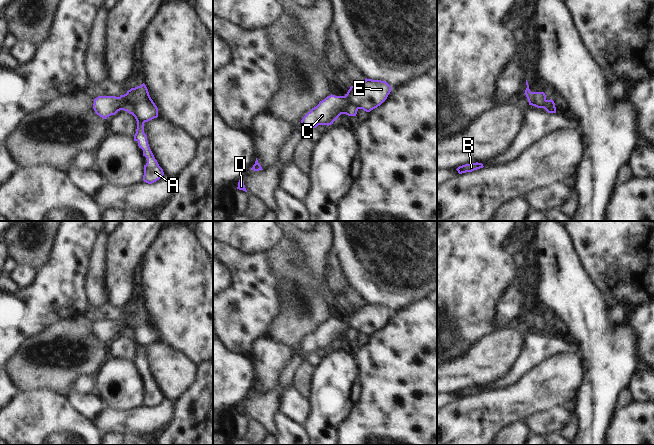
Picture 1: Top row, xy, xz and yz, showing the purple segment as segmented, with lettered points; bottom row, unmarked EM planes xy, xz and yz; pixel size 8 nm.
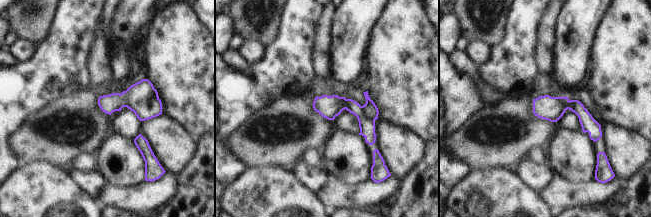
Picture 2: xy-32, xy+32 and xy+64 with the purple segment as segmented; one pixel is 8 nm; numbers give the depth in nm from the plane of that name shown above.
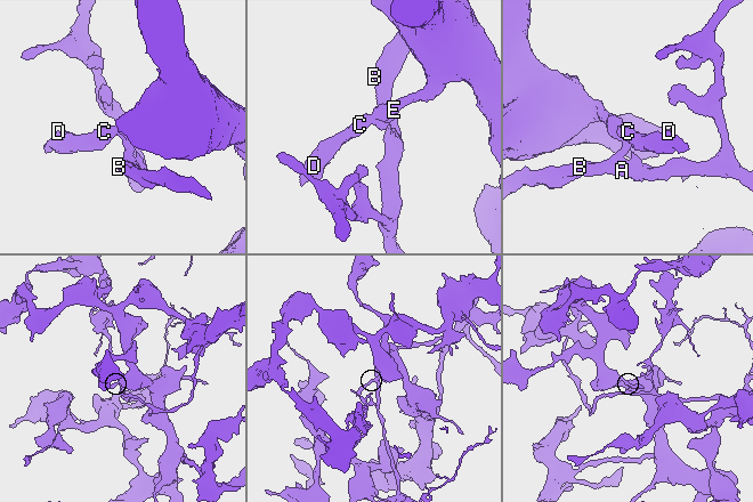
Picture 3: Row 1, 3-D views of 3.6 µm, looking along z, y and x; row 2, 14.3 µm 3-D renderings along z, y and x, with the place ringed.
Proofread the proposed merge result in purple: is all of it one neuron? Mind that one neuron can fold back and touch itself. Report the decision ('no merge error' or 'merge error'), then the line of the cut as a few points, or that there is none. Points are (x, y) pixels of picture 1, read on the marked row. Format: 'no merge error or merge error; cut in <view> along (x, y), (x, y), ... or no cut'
merge error; cut in xy along (123, 102), (130, 108), (133, 114)

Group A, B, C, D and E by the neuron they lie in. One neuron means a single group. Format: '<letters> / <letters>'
A B / C D E

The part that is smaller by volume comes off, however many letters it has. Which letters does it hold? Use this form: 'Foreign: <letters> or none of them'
Foreign: A, B

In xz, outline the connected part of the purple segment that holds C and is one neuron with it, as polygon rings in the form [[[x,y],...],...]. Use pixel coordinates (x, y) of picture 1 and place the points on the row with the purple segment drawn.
[[[366,78],[361,84],[351,86],[344,96],[327,96],[301,120],[302,135],[318,125],[333,124],[347,104],[370,112],[387,99],[391,89],[385,81]]]

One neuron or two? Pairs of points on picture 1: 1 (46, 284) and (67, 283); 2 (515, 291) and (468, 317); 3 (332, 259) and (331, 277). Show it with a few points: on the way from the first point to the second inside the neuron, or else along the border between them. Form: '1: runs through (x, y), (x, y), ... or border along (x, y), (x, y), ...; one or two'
1: runs through (51, 284), (62, 283); one
2: border along (511, 281), (511, 284), (498, 301), (496, 324); two
3: runs through (332, 263), (332, 273); one

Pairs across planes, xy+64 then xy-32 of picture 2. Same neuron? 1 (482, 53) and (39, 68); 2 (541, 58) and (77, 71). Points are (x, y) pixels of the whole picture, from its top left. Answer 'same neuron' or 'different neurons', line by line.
1: different neurons
2: different neurons

